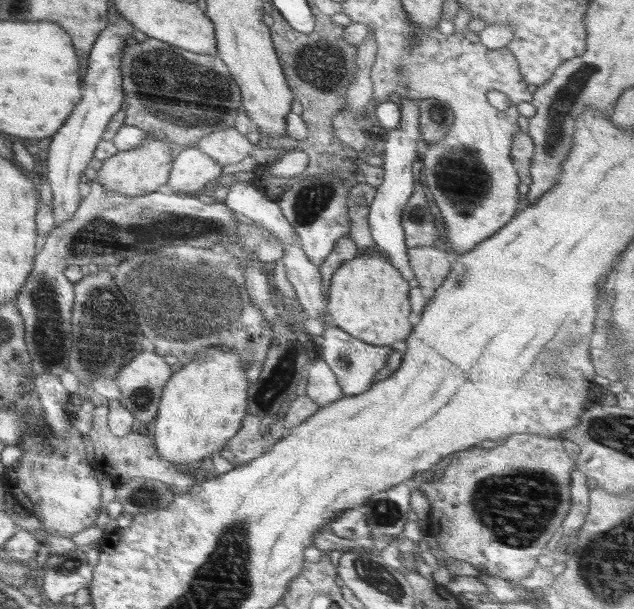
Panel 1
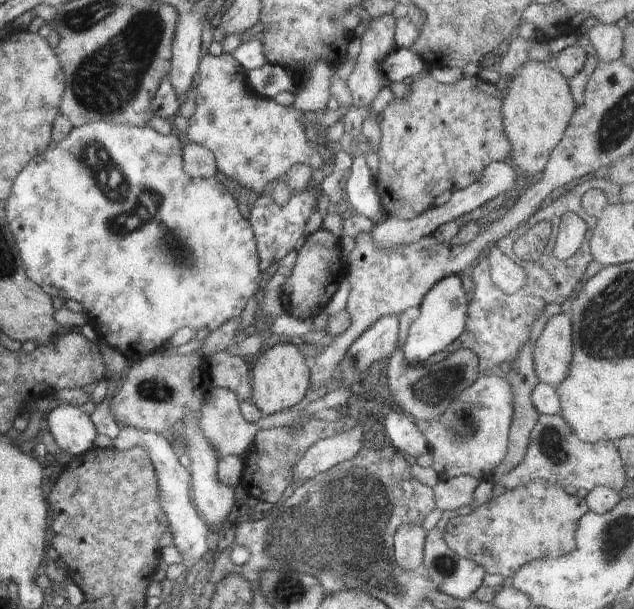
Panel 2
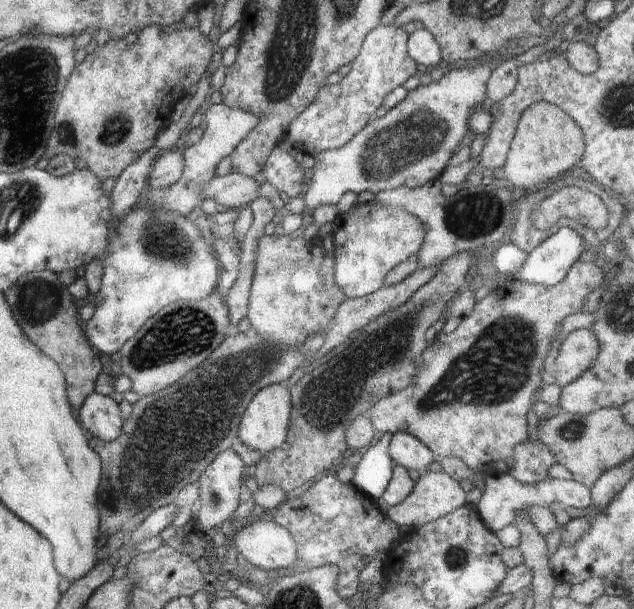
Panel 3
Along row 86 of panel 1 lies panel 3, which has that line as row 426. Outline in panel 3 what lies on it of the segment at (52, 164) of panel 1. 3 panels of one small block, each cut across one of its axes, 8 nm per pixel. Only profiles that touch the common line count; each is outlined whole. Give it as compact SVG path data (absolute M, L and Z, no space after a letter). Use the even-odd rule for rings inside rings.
M96 392L86 397L76 413L84 430L88 430L97 441L115 441L123 431L122 416L118 403L112 397Z

